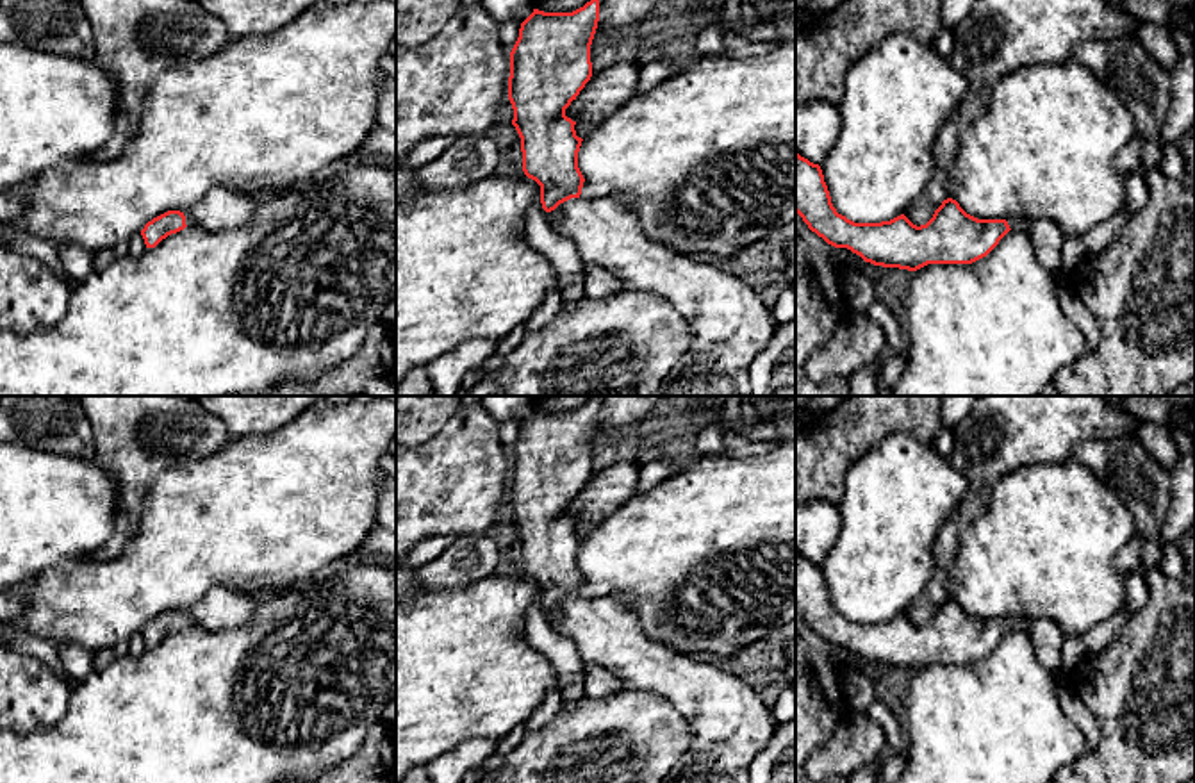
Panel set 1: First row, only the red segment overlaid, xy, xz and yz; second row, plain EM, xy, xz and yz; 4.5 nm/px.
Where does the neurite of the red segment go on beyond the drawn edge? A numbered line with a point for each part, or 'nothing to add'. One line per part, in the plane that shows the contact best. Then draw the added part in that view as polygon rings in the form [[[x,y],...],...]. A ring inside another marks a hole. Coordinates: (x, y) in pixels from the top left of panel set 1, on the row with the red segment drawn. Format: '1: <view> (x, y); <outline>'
1: xz (730, 325); [[[615,194],[571,198],[558,207],[551,228],[576,244],[583,264],[608,269],[621,278],[622,287],[667,300],[688,323],[692,342],[663,378],[656,396],[751,396],[751,364],[771,342],[778,323],[744,278],[649,239],[635,210]]]

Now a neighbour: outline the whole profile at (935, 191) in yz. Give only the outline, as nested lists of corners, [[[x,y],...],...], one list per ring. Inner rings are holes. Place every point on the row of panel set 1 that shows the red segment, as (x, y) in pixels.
[[[938,178],[929,182],[929,185],[908,205],[904,216],[917,227],[926,225],[935,210],[947,200],[945,184]]]

